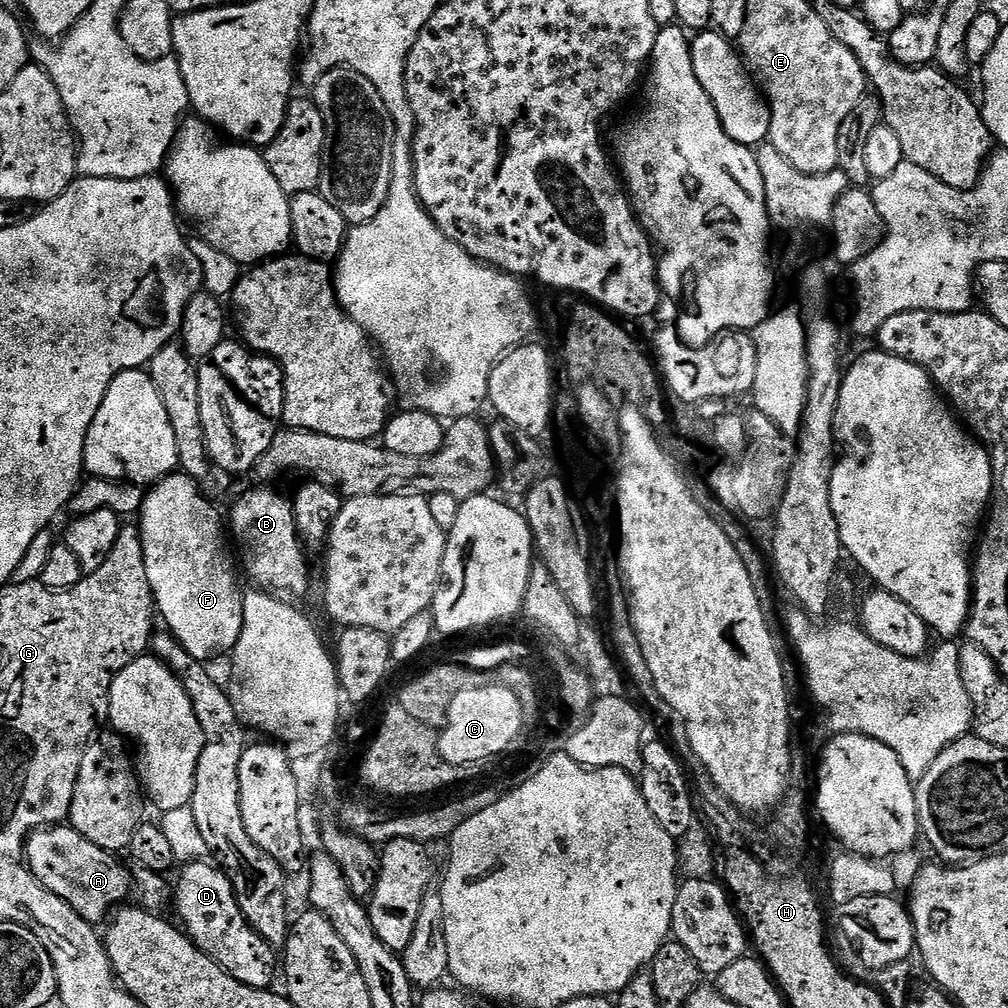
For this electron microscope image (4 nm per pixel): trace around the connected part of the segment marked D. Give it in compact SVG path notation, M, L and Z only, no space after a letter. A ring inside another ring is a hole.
M204 860L185 863L179 872L180 877L174 880L174 912L180 915L179 923L198 950L226 970L230 978L251 988L271 989L272 979L278 976L277 949L270 947L246 922L227 874L215 863Z

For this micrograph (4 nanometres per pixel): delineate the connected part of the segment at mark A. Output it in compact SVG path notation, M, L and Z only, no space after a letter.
M71 826L37 828L29 836L23 855L28 856L26 867L36 875L40 885L47 892L53 892L65 900L83 920L93 926L99 925L104 915L107 917L113 909L123 905L127 901L124 899L130 896L134 888L131 875L127 870L125 872L113 853L94 846L94 842L78 834L78 830Z

